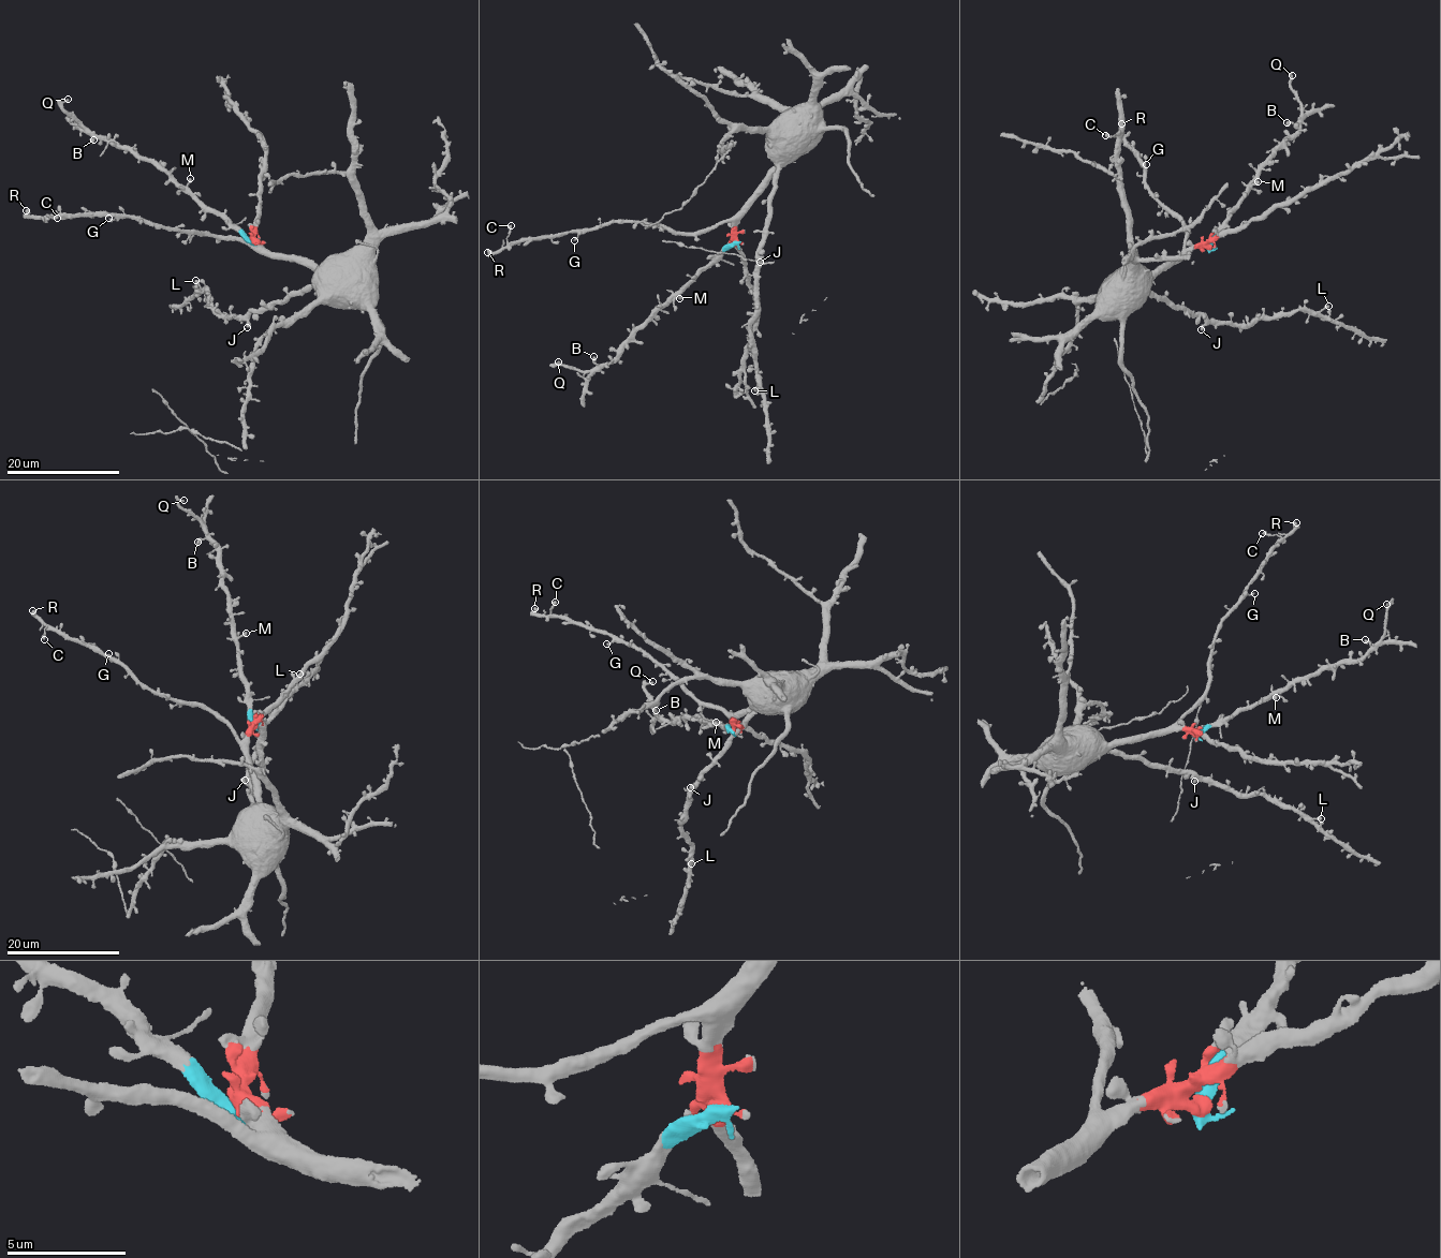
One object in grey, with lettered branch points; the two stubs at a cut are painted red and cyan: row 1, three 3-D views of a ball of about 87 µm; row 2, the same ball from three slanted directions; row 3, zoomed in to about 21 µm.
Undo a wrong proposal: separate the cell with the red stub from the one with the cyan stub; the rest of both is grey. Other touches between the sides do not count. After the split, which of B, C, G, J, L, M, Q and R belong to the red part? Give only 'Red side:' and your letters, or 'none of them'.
Red side: C, G, J, L, R

